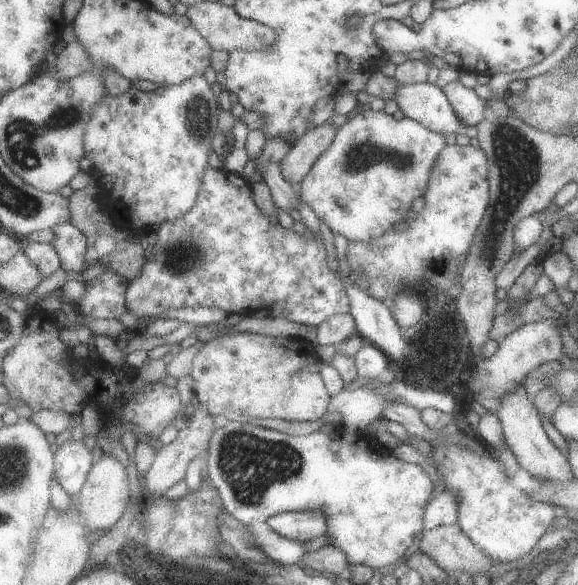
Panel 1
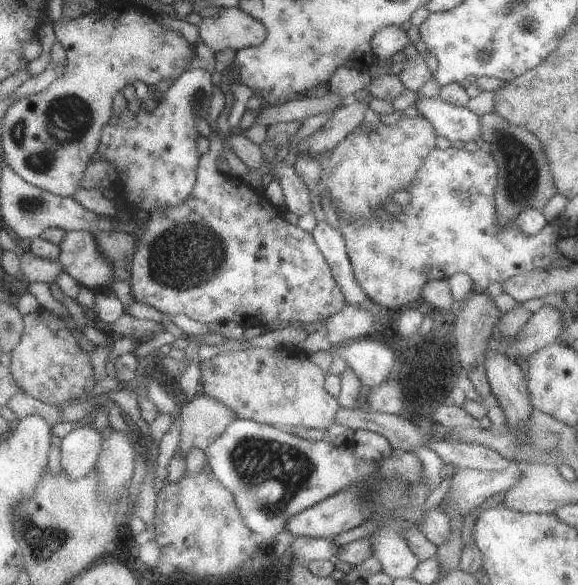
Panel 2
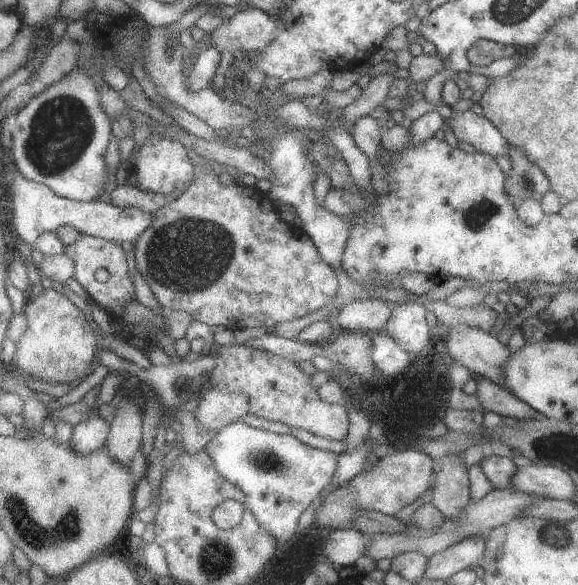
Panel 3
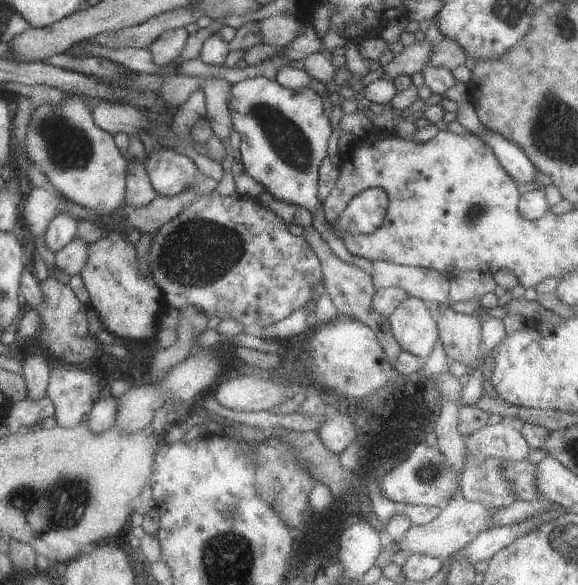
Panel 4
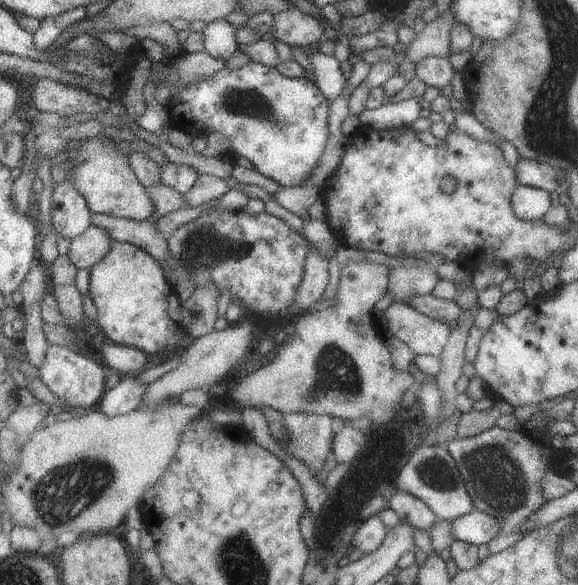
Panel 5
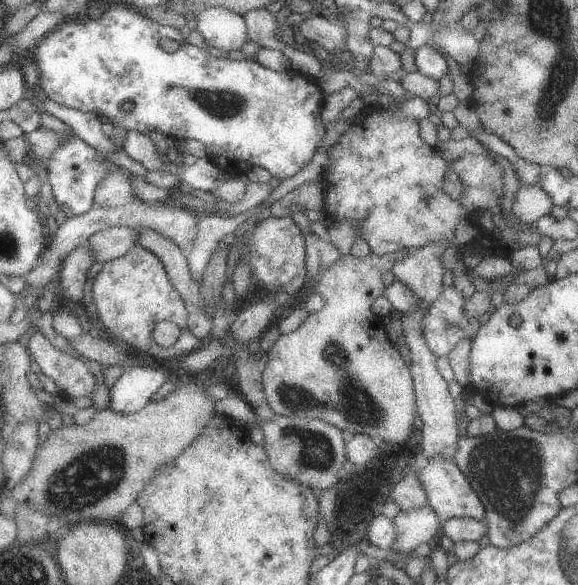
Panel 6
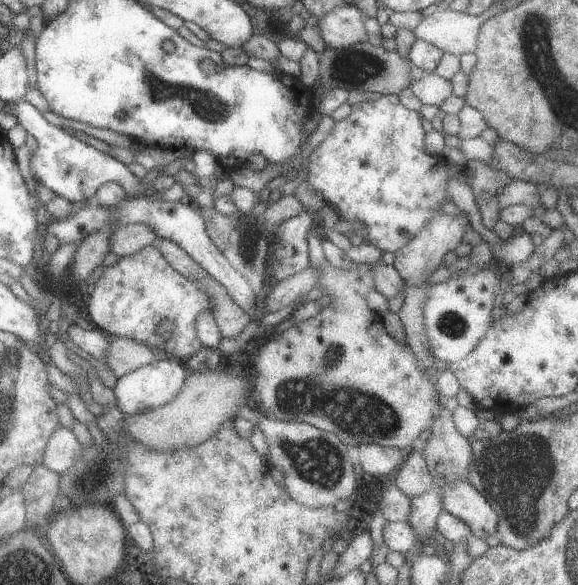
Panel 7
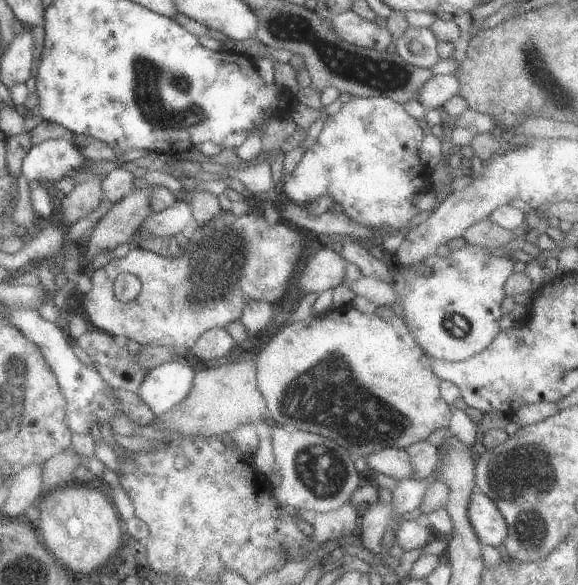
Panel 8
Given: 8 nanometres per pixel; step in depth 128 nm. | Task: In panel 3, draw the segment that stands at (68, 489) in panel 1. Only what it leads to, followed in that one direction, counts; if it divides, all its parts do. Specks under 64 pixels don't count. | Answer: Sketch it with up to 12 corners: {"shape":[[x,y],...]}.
{"shape":[[98,415],[72,428],[70,447],[84,455],[101,447],[109,425]]}

